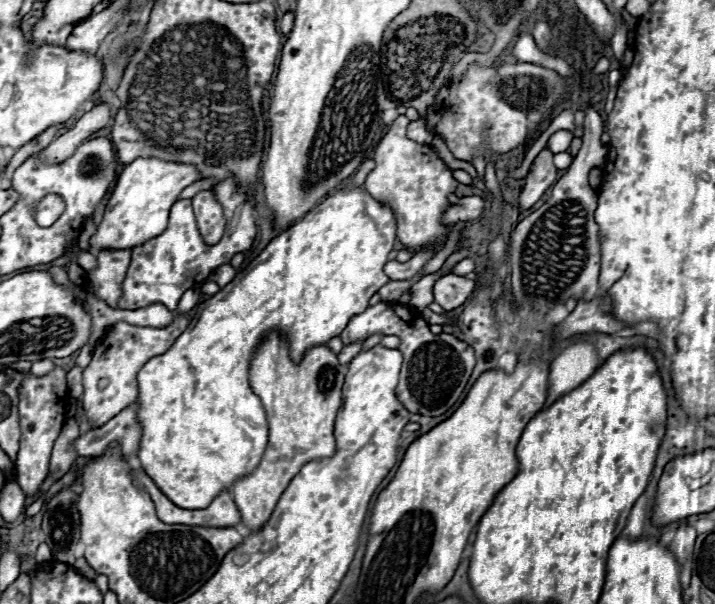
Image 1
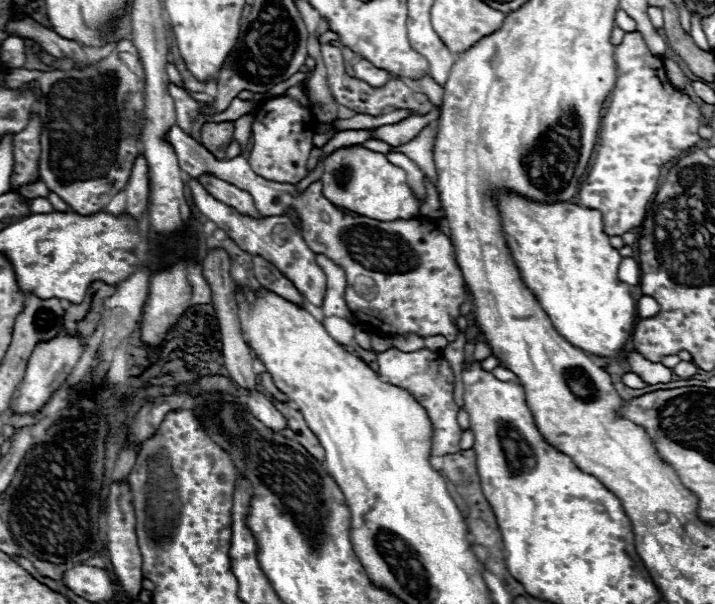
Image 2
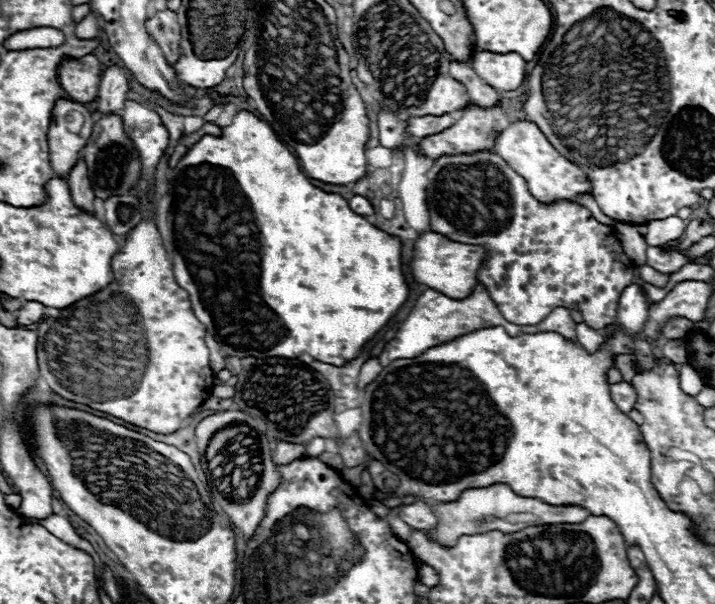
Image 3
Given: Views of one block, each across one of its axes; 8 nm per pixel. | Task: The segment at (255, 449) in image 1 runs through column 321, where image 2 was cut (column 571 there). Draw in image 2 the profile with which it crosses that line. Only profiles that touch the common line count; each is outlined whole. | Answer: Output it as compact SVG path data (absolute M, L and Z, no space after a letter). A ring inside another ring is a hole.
M516 194L500 198L500 214L504 224L506 244L514 256L514 262L522 274L526 286L534 292L540 306L552 320L552 326L560 336L564 336L572 346L584 350L586 354L624 360L624 346L628 344L634 324L636 324L636 304L630 296L626 284L618 280L618 266L622 256L610 246L608 234L604 232L602 214L598 210L582 208L570 202L556 204L536 204L532 200L520 198Z

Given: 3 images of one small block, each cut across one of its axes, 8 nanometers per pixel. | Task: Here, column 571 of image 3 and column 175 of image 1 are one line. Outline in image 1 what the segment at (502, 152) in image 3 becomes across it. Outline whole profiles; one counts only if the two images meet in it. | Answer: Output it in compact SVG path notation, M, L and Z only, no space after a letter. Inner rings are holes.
M136 158L132 164L126 164L108 200L104 220L90 240L92 248L134 248L138 244L144 244L152 236L158 236L168 224L168 214L172 204L178 200L178 194L198 180L200 170L194 164L166 162L156 158Z

